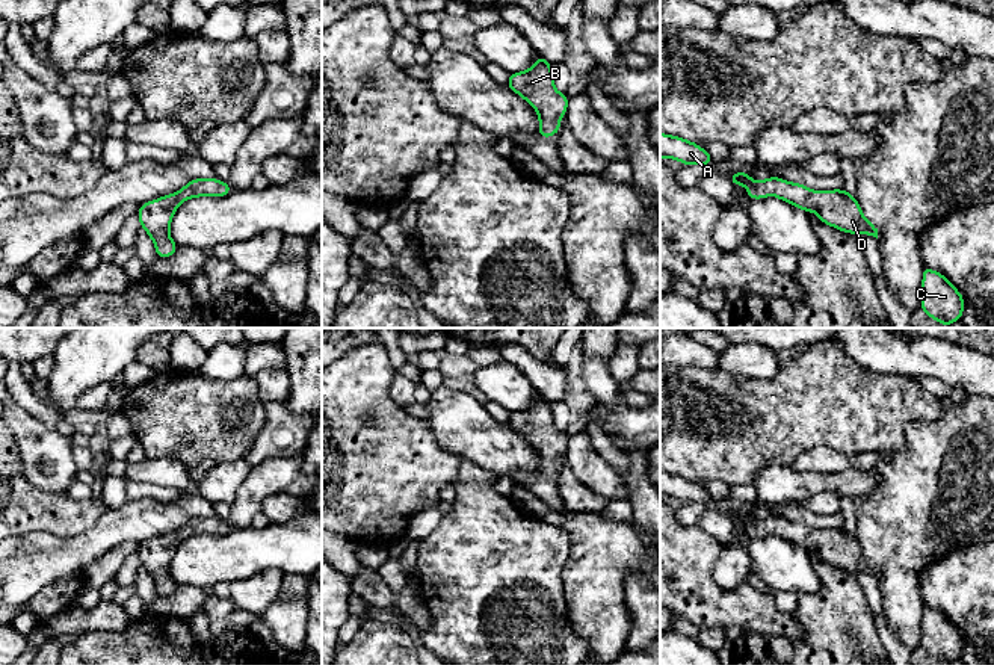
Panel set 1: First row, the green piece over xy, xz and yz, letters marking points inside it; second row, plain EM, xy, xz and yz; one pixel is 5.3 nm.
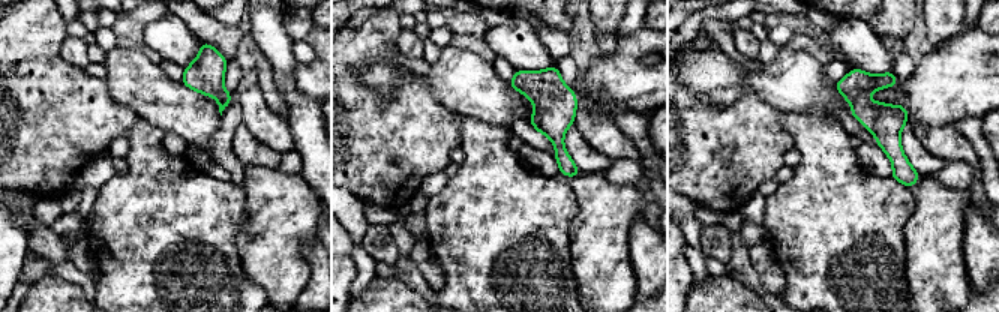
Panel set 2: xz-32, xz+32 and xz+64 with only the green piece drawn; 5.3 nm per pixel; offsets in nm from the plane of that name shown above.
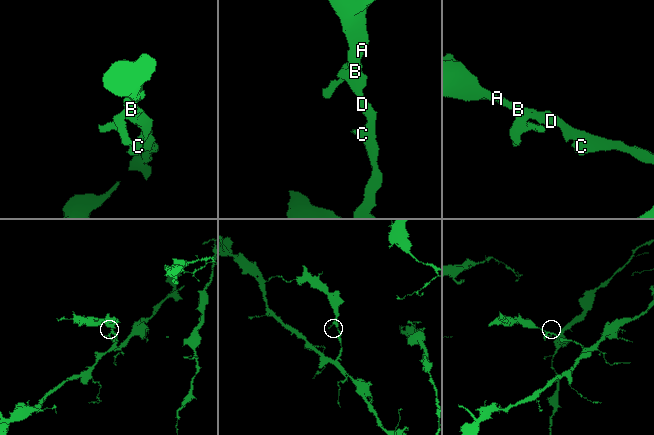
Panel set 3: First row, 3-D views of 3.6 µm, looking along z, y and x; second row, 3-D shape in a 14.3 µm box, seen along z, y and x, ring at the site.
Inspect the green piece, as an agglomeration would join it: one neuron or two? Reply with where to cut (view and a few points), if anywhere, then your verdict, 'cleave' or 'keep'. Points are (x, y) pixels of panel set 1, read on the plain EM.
no cut | keep

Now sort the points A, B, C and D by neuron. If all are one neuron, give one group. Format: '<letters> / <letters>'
A B C D

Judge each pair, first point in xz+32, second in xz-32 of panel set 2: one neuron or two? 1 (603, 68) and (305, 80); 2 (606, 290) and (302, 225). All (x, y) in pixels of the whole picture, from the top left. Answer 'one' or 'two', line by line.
1: one
2: one

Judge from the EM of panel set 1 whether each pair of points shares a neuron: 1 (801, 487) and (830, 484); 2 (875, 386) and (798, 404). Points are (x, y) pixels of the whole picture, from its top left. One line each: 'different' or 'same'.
1: same
2: same

